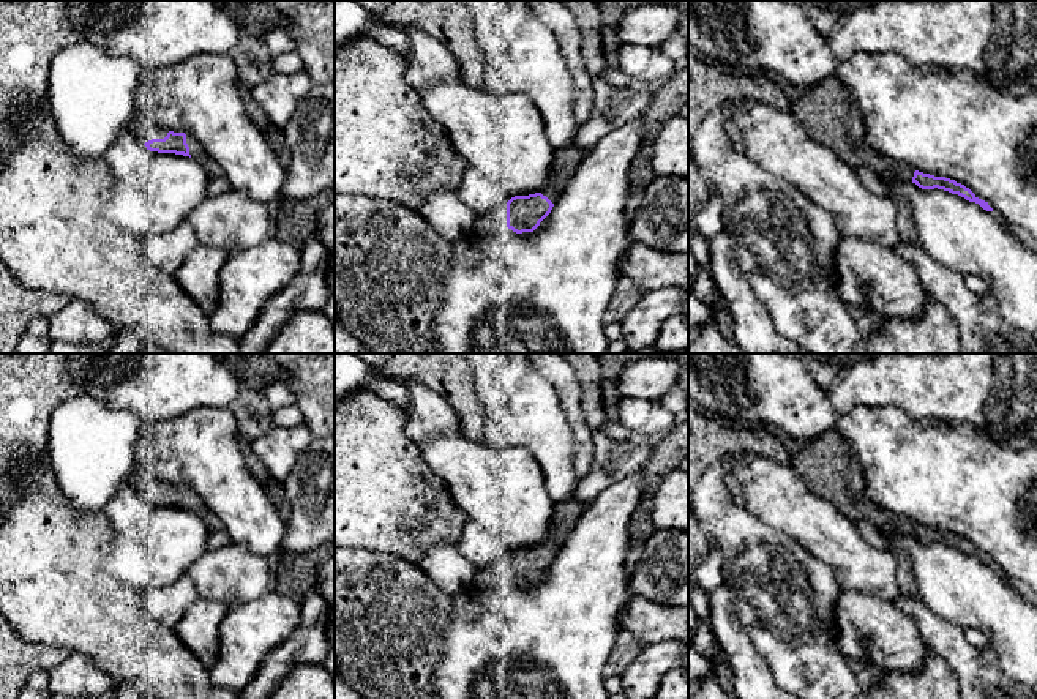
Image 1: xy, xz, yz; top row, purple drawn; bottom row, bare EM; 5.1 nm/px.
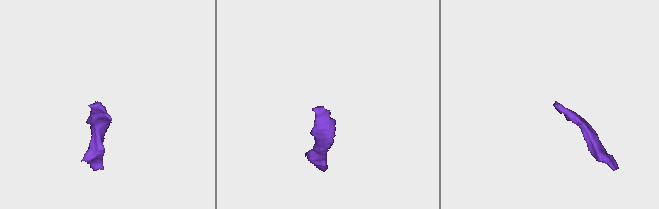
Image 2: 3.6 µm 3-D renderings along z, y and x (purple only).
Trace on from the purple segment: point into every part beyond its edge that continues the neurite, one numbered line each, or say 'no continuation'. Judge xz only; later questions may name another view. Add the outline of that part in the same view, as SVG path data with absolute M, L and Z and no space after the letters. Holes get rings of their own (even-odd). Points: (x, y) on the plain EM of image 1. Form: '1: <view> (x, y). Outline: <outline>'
1: xz (567, 512). Outline: M575 494L567 500L554 502L549 530L540 546L556 557L582 511L584 508Z

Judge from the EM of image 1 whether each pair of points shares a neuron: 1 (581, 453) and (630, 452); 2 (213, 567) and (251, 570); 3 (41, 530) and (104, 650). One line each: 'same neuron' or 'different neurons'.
1: different neurons
2: same neuron
3: same neuron

